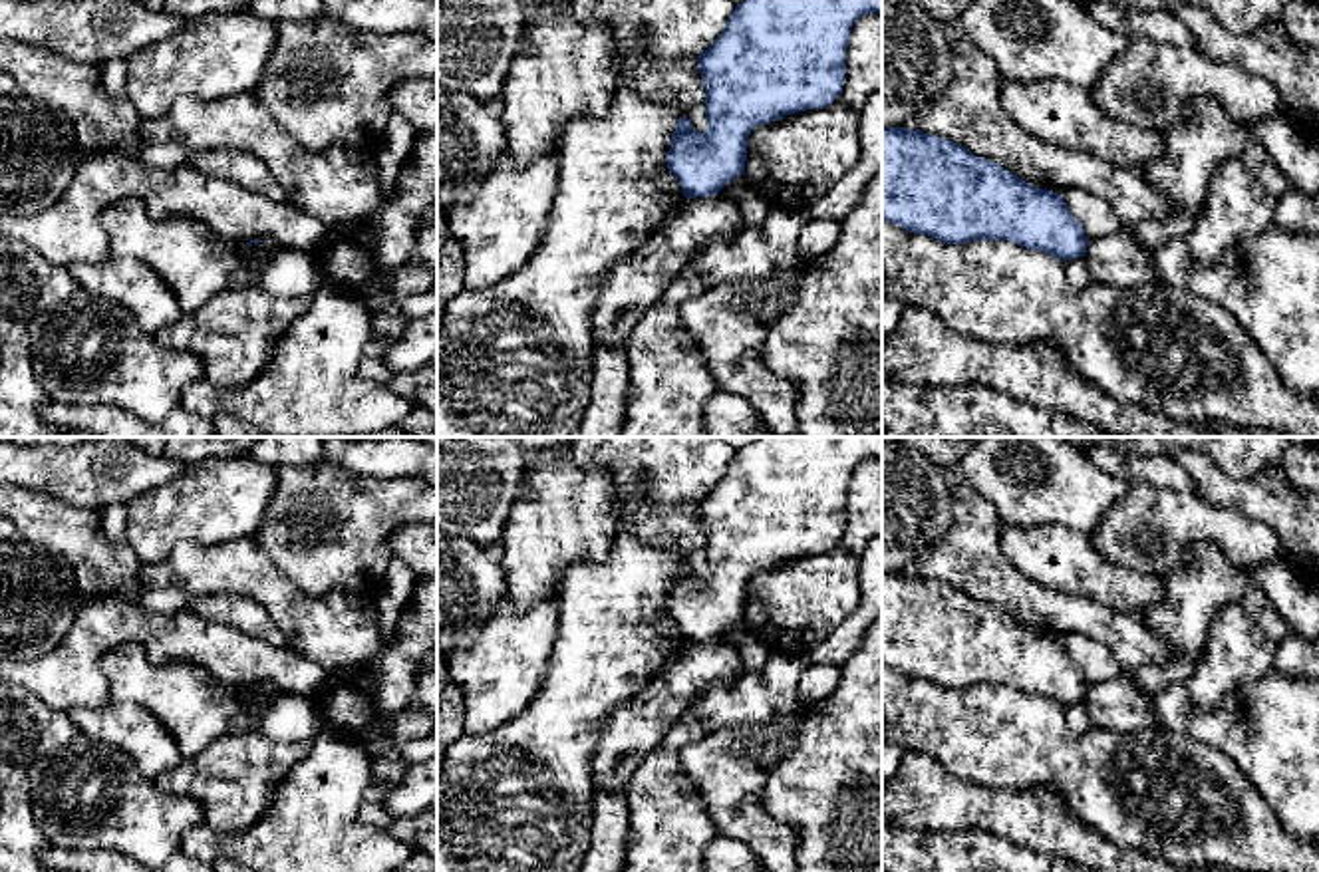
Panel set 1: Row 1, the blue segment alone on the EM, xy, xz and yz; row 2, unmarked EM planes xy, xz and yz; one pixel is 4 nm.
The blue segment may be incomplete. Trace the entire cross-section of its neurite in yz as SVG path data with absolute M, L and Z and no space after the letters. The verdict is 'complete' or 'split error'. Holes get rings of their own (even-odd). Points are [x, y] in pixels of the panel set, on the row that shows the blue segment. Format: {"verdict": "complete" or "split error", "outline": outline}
{"verdict": "complete", "outline": "M882 127L882 220L944 244L1007 240L1063 262L1085 256L1089 244L1059 193L1039 189L950 139L906 127Z"}

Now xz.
{"verdict": "complete", "outline": "M745 0L735 6L721 36L697 56L705 85L707 129L699 133L687 117L677 119L665 157L669 173L687 199L713 197L731 179L745 175L747 141L757 125L806 109L824 109L846 81L846 48L850 30L864 14L880 14L882 0Z"}

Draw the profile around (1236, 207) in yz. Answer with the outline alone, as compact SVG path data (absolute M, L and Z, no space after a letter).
M1240 157L1224 161L1206 187L1204 215L1186 236L1190 254L1216 264L1236 242L1261 234L1275 213L1275 199L1251 177Z

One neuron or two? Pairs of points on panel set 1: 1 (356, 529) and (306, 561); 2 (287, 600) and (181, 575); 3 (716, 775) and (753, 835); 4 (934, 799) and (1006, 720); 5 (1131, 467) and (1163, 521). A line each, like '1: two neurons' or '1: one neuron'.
1: one neuron
2: one neuron
3: one neuron
4: two neurons
5: two neurons

